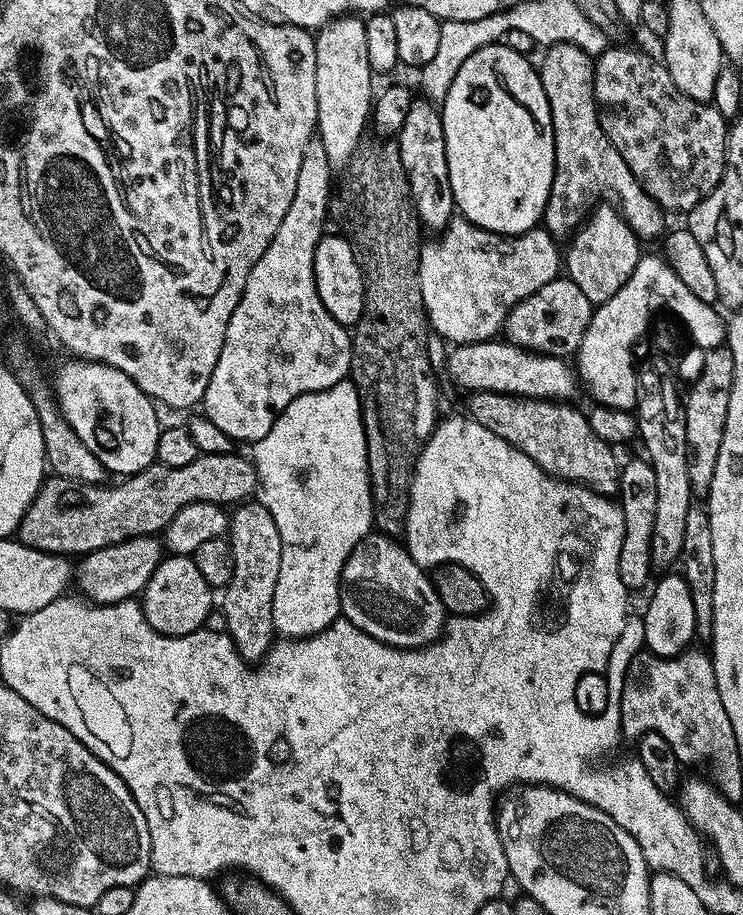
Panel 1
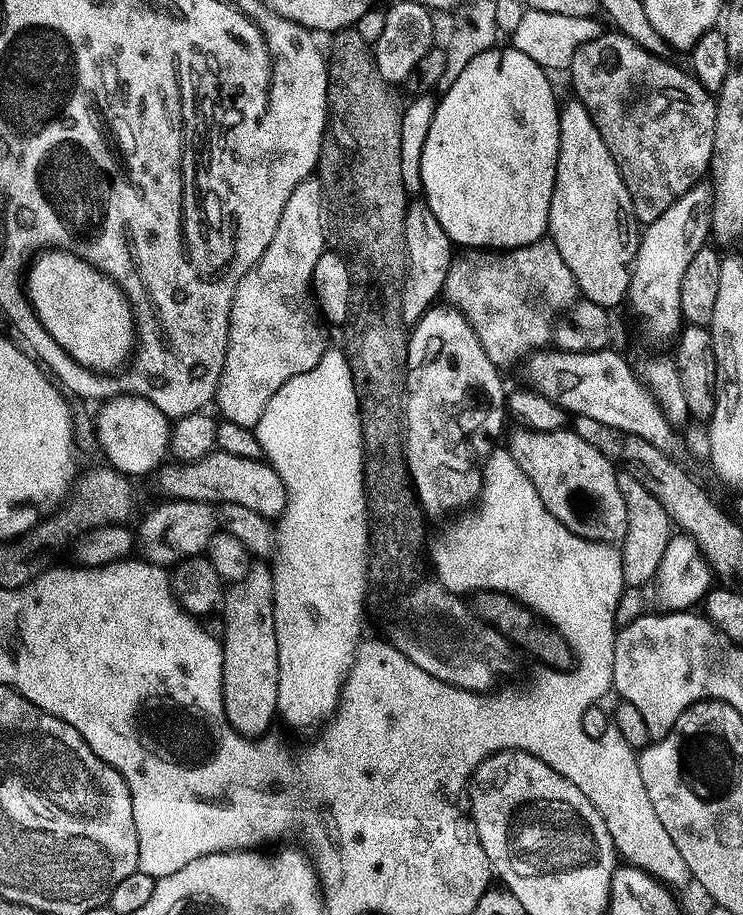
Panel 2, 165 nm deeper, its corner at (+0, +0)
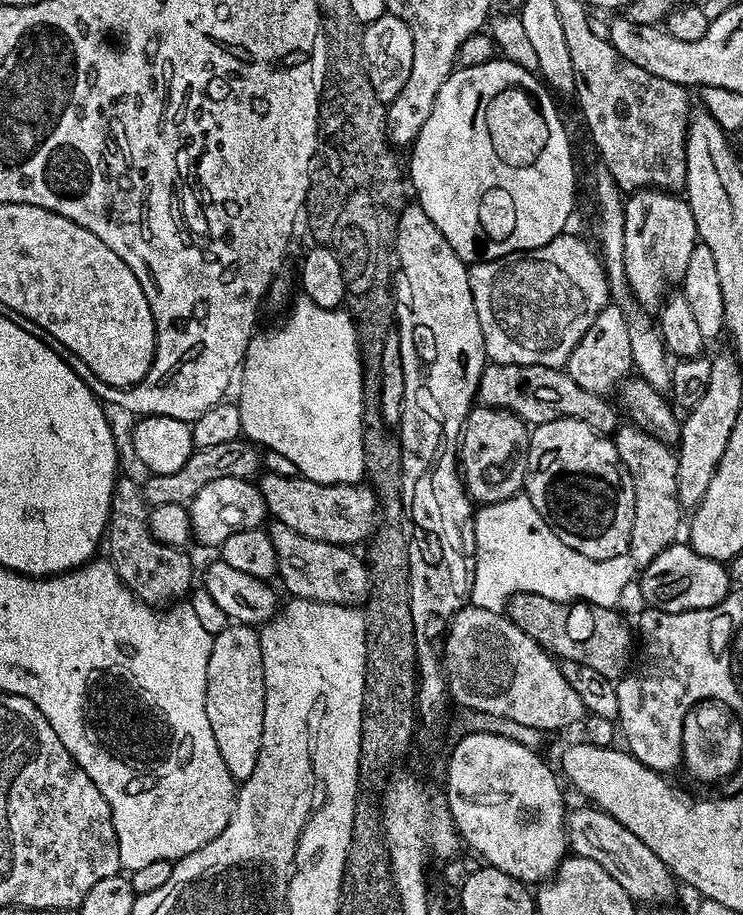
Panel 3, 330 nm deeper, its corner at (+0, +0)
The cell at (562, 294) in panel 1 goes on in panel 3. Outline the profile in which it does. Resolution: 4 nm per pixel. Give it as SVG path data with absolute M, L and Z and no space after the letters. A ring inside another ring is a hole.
M609 302L598 314L598 318L594 318L590 330L586 330L586 334L582 334L582 342L578 342L578 346L574 346L566 370L572 375L574 382L578 382L578 386L582 386L582 390L590 390L602 397L607 397L617 391L621 381L633 371L630 330L618 305Z

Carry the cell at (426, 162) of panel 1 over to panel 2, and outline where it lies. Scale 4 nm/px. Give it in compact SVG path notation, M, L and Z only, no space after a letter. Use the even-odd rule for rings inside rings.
M416 201L409 205L404 228L408 268L402 298L399 300L398 314L406 328L413 327L428 309L435 305L437 296L439 298L443 293L446 274L454 255L452 240L442 229L427 201Z

